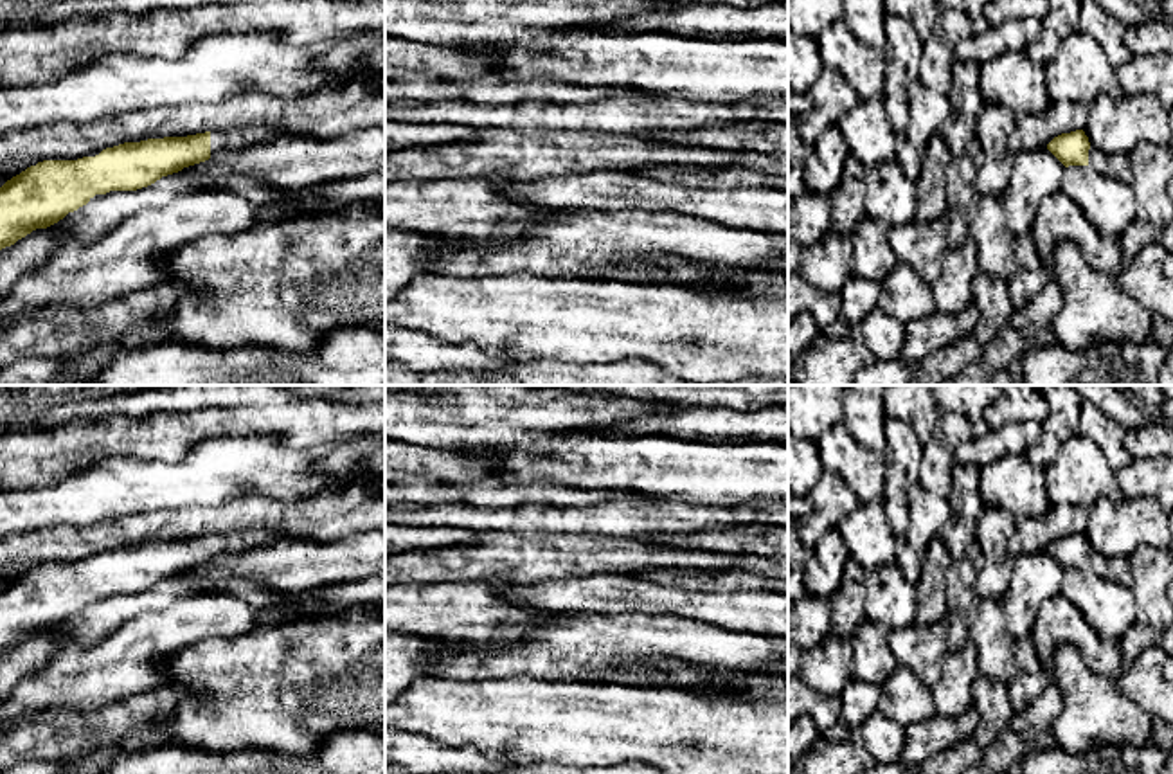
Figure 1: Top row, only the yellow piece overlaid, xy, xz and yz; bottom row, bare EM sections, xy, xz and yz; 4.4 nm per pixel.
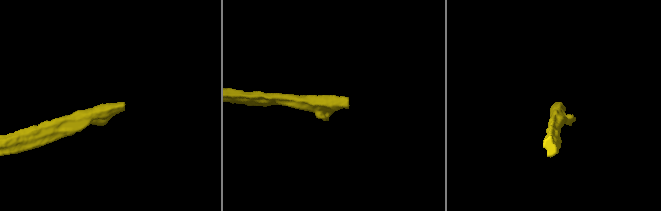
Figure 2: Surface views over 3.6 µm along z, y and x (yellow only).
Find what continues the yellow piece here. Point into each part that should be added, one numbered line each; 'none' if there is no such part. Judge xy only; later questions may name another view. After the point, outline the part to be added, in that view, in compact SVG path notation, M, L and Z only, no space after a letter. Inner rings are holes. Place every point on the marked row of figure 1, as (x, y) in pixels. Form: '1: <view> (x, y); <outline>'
1: xy (220, 141); M255 126L232 131L210 131L210 158L221 153L237 151L254 144L266 142L279 135L286 133L270 126Z

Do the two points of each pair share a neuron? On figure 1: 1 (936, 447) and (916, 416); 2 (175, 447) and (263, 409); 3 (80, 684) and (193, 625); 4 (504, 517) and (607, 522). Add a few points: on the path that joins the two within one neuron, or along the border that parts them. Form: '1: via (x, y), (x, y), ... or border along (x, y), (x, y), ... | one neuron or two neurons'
1: border along (941, 413), (936, 429), (923, 443) | two neurons
2: via (196, 425), (209, 413), (241, 409) | one neuron
3: via (108, 672), (123, 665), (146, 641), (164, 634) | one neuron
4: via (529, 526), (582, 526) | one neuron

